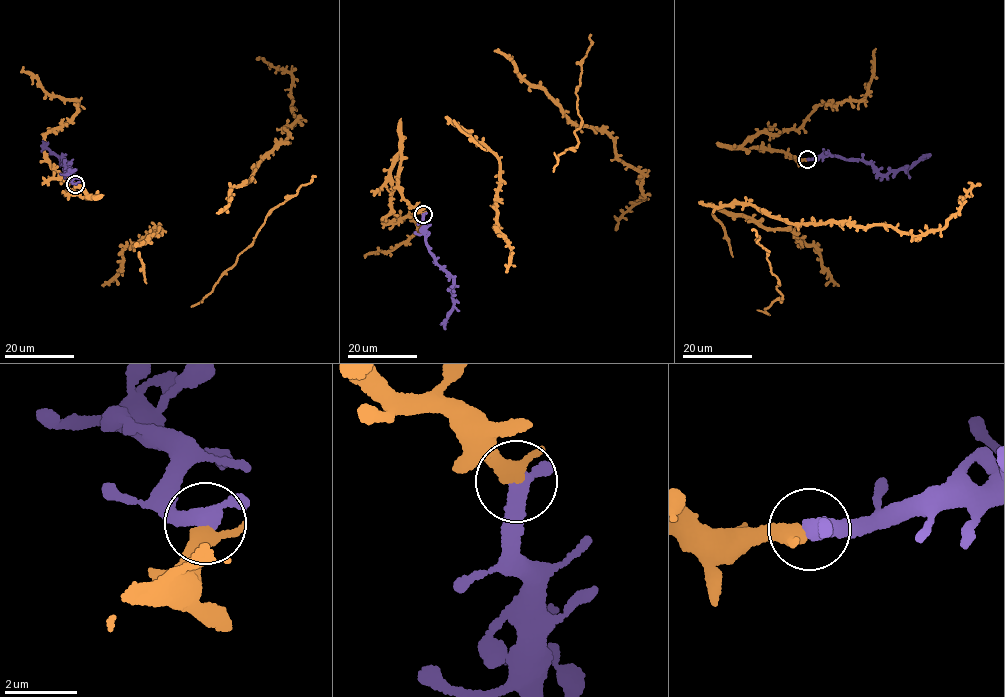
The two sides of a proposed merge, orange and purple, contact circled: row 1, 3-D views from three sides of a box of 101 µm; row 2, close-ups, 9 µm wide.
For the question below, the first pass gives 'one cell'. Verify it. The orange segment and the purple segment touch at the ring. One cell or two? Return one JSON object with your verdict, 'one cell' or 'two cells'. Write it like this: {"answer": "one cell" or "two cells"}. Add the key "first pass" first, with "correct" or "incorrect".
{"first pass": "correct", "answer": "one cell"}

